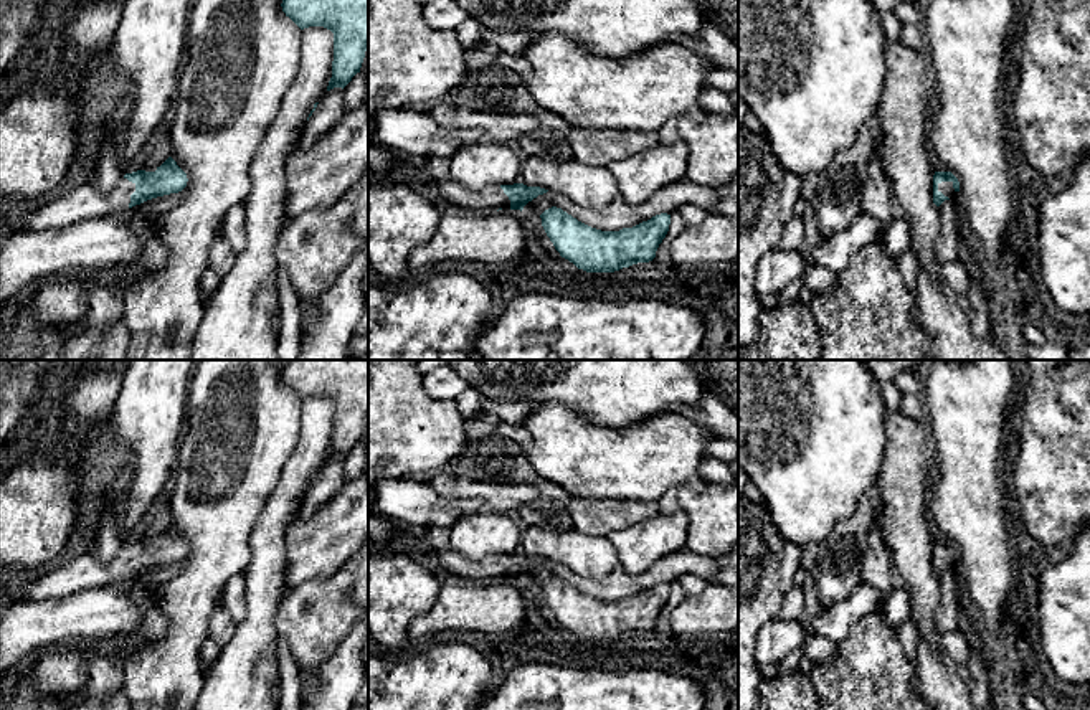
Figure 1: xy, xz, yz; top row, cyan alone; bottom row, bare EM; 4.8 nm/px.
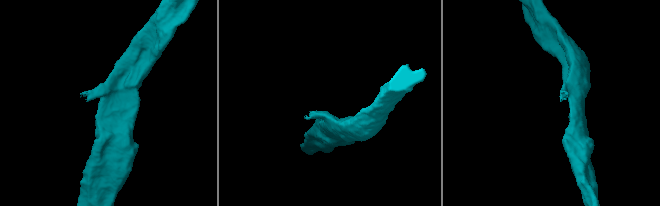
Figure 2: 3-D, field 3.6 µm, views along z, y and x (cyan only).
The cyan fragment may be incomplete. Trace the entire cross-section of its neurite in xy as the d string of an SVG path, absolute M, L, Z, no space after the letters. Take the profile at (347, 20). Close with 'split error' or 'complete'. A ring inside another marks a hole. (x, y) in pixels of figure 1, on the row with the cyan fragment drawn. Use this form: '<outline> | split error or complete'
M282 0L281 7L301 30L324 26L334 33L327 91L344 89L360 73L368 48L368 0Z | complete

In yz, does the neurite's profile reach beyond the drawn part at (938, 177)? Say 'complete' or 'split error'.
split error

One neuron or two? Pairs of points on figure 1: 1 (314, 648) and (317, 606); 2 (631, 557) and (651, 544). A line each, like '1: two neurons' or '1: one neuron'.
1: one neuron
2: one neuron

